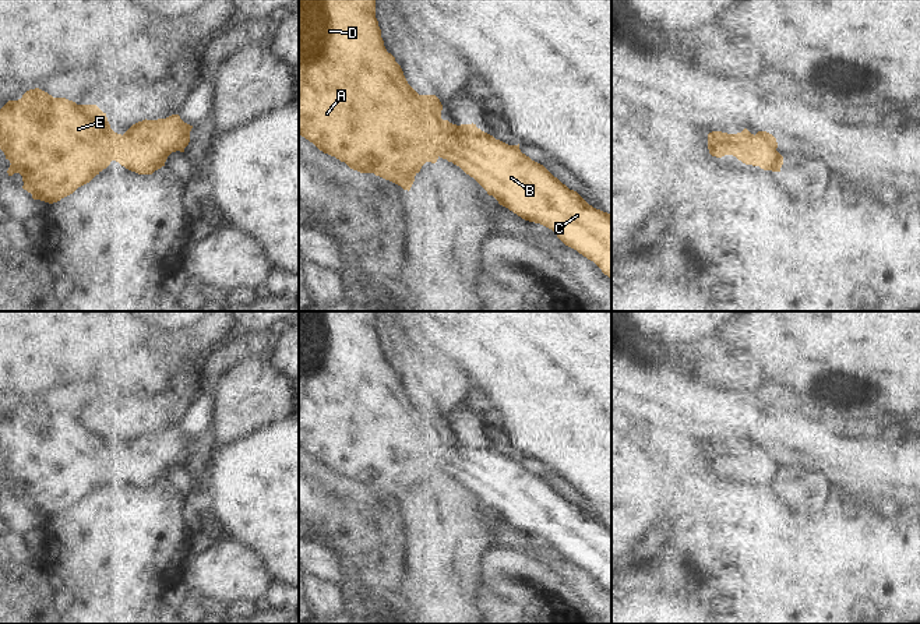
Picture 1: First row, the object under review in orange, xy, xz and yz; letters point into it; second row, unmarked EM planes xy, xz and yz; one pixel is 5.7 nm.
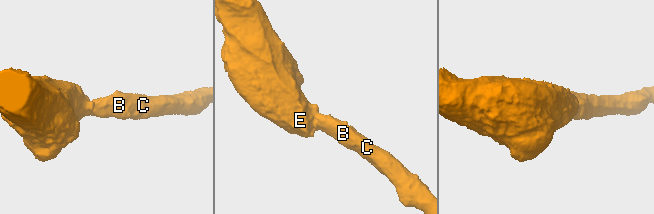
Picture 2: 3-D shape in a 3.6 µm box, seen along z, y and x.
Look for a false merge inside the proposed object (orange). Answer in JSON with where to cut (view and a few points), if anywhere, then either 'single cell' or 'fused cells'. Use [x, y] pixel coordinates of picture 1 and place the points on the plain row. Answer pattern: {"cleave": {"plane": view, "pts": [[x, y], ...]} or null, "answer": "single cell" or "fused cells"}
{"cleave": null, "answer": "single cell"}

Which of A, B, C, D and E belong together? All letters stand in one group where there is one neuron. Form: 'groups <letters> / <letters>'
groups A B C D E

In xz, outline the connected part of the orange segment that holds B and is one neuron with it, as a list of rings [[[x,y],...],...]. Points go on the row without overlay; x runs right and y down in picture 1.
[[[299,311],[299,448],[313,455],[320,463],[345,475],[350,482],[360,486],[374,486],[389,493],[403,503],[410,503],[415,489],[426,475],[436,476],[438,470],[447,472],[459,479],[466,487],[473,490],[489,508],[493,508],[500,518],[508,521],[525,533],[540,536],[551,542],[557,550],[568,560],[593,574],[604,588],[611,592],[611,528],[589,518],[577,504],[570,503],[554,490],[543,477],[532,473],[521,465],[518,458],[508,458],[493,448],[482,444],[476,437],[452,437],[441,431],[443,417],[436,408],[419,408],[406,394],[401,378],[395,370],[387,364],[381,350],[381,342],[376,331],[376,311]]]

